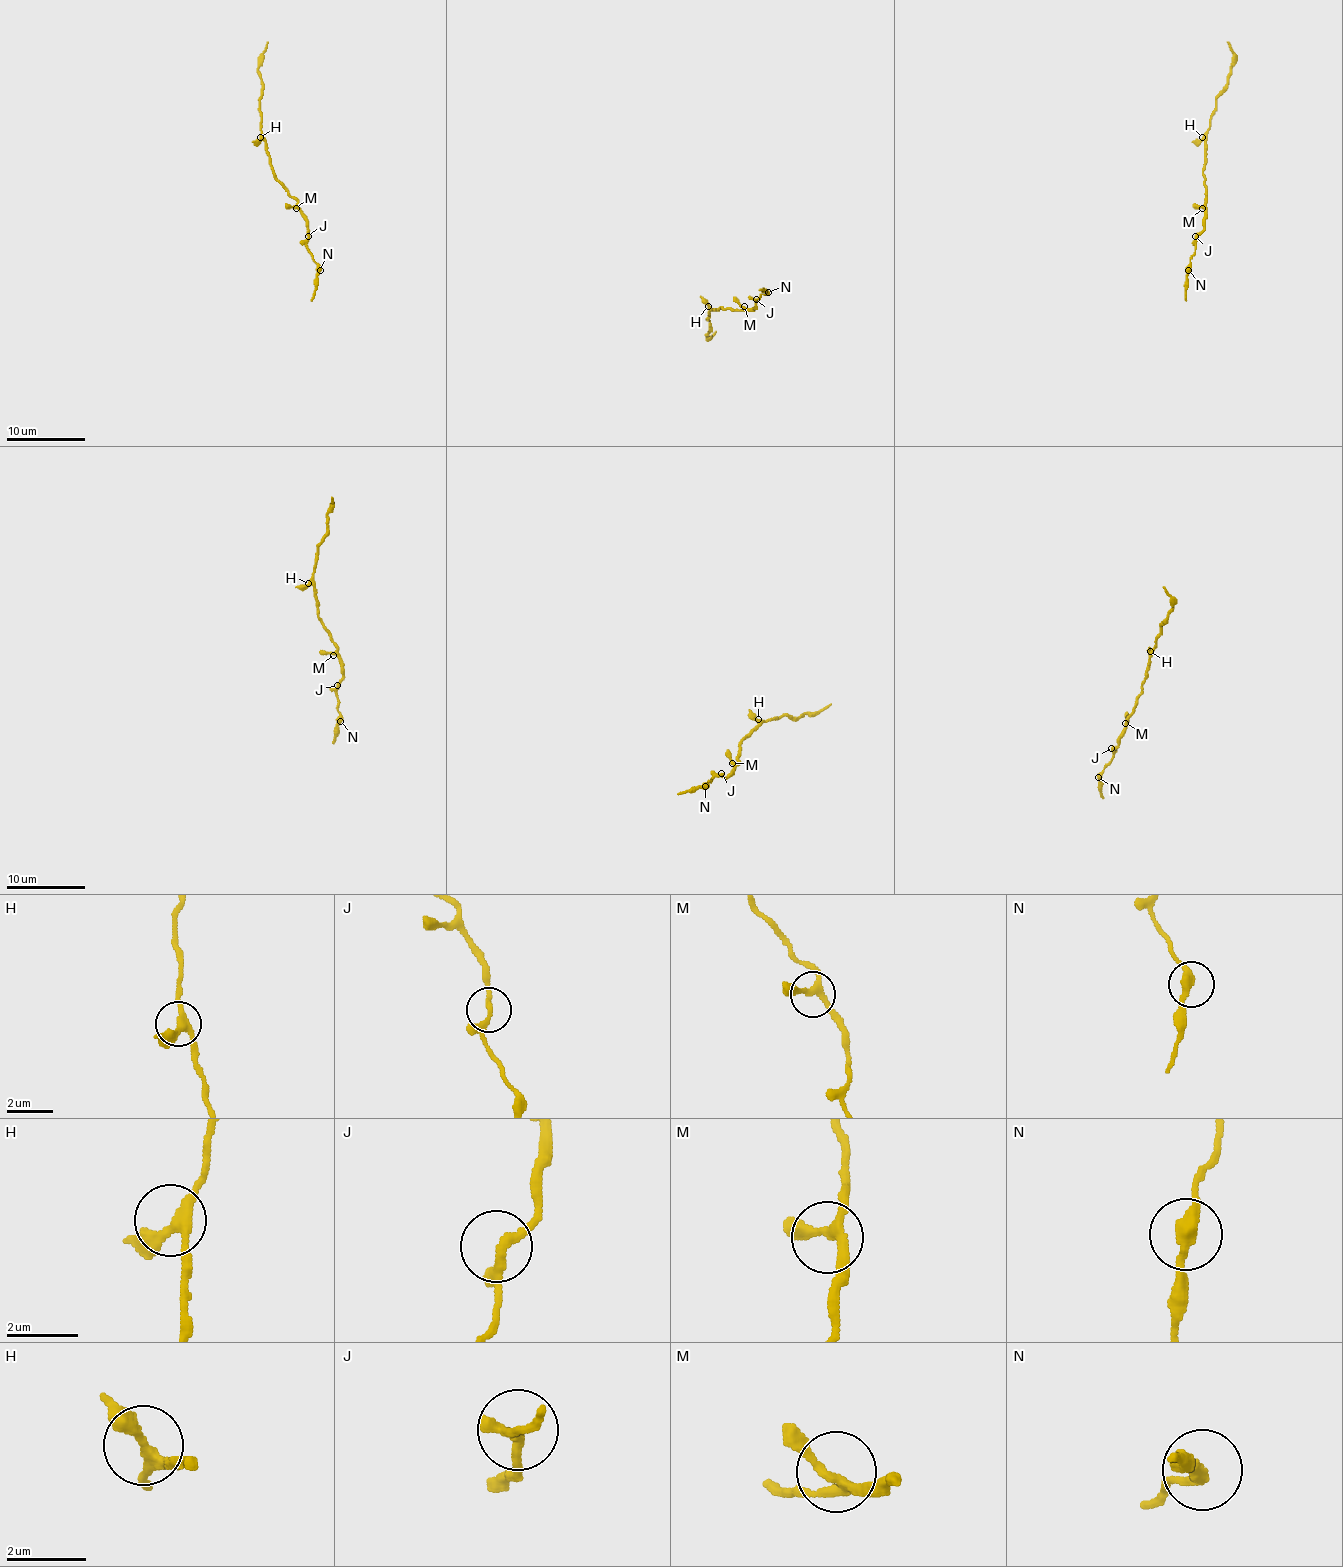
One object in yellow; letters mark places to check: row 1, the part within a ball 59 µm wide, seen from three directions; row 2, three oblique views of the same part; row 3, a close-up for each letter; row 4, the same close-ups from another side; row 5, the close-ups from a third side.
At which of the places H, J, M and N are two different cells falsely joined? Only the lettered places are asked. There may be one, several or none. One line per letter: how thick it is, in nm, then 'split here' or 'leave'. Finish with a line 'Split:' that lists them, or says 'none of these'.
H: 260 nm thick; leave
J: 180 nm thick; leave
M: 220 nm thick; leave
N: 340 nm thick; leave
Split: none of these

